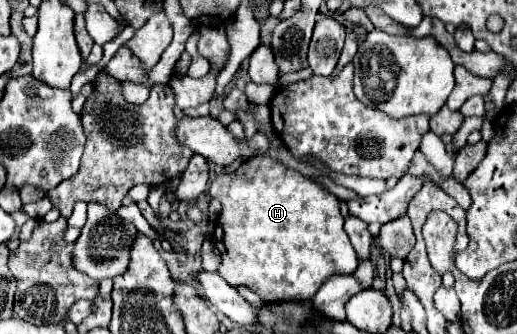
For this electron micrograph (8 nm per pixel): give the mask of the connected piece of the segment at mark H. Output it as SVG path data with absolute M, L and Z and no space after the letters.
M258 155L244 161L234 173L218 175L212 181L212 197L222 203L222 211L212 233L212 243L222 253L218 273L230 285L248 285L264 301L308 301L320 285L334 273L354 273L358 255L350 247L344 231L344 217L340 213L340 199L324 189L314 179L304 177L300 171L288 169L268 155Z

